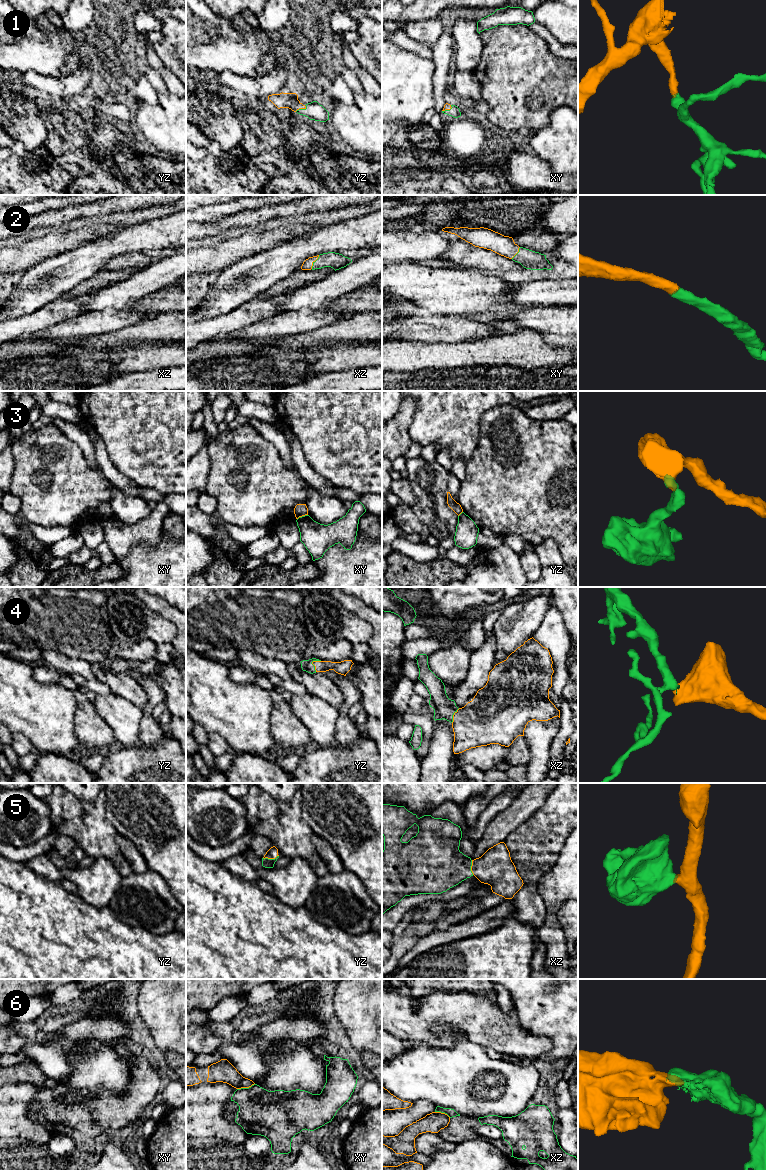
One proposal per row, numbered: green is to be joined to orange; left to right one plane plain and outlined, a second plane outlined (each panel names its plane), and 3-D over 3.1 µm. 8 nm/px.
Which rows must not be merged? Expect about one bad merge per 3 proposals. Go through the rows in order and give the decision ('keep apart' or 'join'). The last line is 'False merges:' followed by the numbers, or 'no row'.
1: join
2: join
3: keep apart
4: join
5: join
6: keep apart
False merges: 3, 6

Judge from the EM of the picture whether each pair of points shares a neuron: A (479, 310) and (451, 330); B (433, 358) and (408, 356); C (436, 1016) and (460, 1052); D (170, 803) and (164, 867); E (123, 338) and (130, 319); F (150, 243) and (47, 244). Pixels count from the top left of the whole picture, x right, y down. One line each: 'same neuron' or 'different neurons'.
A: different neurons
B: same neuron
C: different neurons
D: same neuron
E: different neurons
F: different neurons

